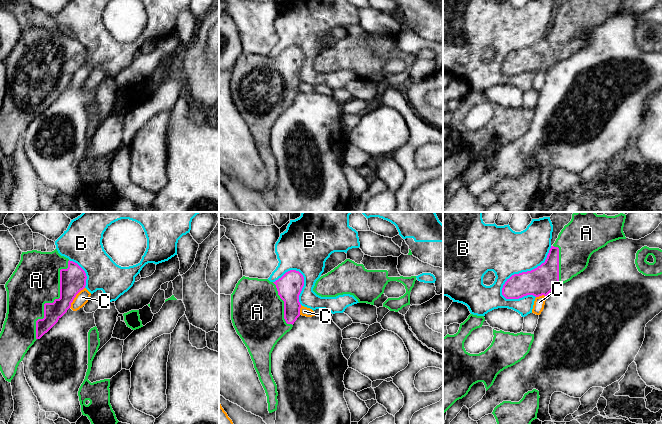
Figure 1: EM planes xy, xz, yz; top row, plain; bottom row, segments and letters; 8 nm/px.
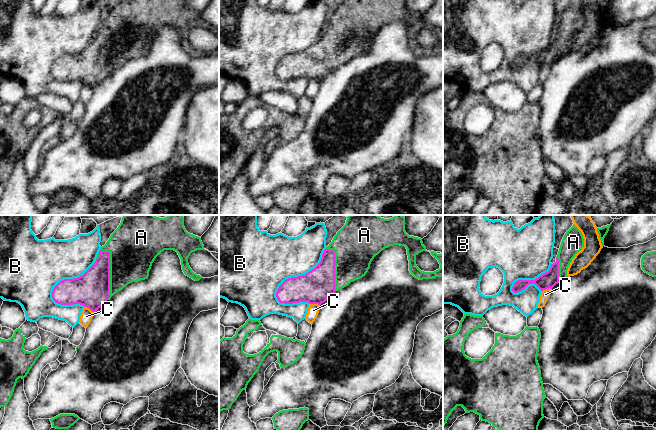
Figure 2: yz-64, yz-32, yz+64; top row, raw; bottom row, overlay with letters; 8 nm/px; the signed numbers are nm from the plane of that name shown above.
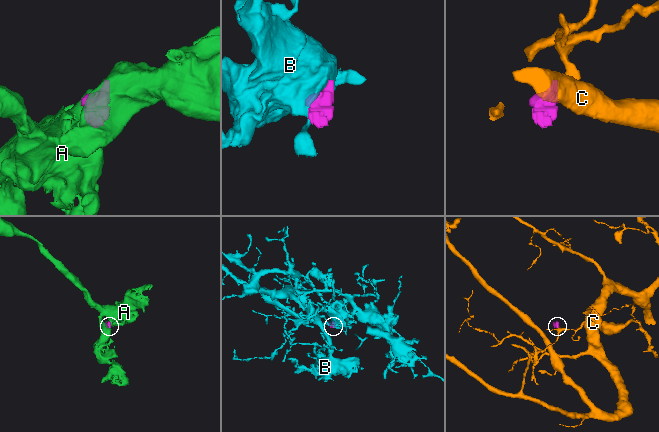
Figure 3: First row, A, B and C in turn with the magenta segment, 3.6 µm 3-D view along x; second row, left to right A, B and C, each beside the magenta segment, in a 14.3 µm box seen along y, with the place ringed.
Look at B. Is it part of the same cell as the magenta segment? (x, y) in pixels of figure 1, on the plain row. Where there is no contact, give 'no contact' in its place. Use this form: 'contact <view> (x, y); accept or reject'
contact yz (523, 48); reject

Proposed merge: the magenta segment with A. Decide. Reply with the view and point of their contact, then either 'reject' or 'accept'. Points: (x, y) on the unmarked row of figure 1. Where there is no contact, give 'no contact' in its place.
xy (54, 77) | accept

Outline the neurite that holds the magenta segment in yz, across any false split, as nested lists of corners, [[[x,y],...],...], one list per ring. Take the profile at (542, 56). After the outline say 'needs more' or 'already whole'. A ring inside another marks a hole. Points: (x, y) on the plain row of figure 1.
[[[567,0],[561,6],[555,19],[551,22],[547,34],[537,44],[512,51],[502,64],[506,75],[519,75],[527,71],[535,73],[547,72],[560,60],[570,57],[583,48],[589,39],[591,31],[608,19],[626,15],[623,8],[624,0]]] | needs more

